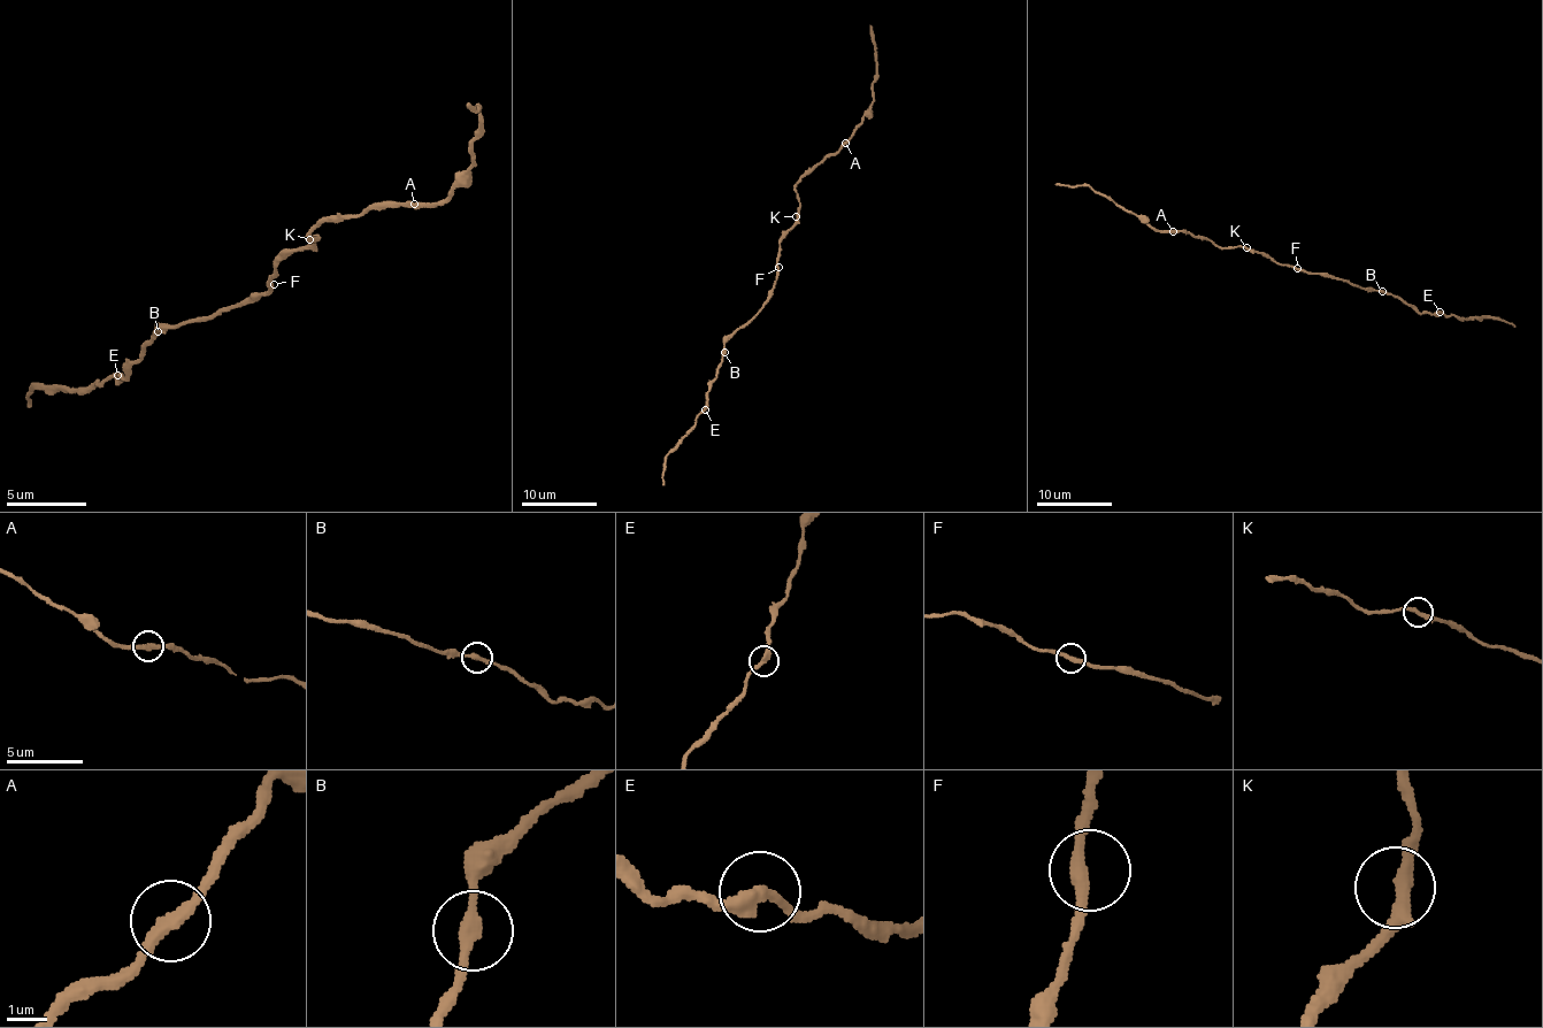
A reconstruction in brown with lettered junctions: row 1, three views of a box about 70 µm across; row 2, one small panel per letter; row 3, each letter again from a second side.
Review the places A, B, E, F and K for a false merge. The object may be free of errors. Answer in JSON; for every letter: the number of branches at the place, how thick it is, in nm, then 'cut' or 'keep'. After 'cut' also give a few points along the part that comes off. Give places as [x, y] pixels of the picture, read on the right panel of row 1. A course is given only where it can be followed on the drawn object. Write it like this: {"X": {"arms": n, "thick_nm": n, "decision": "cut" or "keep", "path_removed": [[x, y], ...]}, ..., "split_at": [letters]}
{"A": {"arms": 2, "thick_nm": 320, "decision": "keep"}, "B": {"arms": 2, "thick_nm": 280, "decision": "keep"}, "E": {"arms": 2, "thick_nm": 320, "decision": "keep"}, "F": {"arms": 2, "thick_nm": 300, "decision": "keep"}, "K": {"arms": 2, "thick_nm": 320, "decision": "keep"}, "split_at": []}

